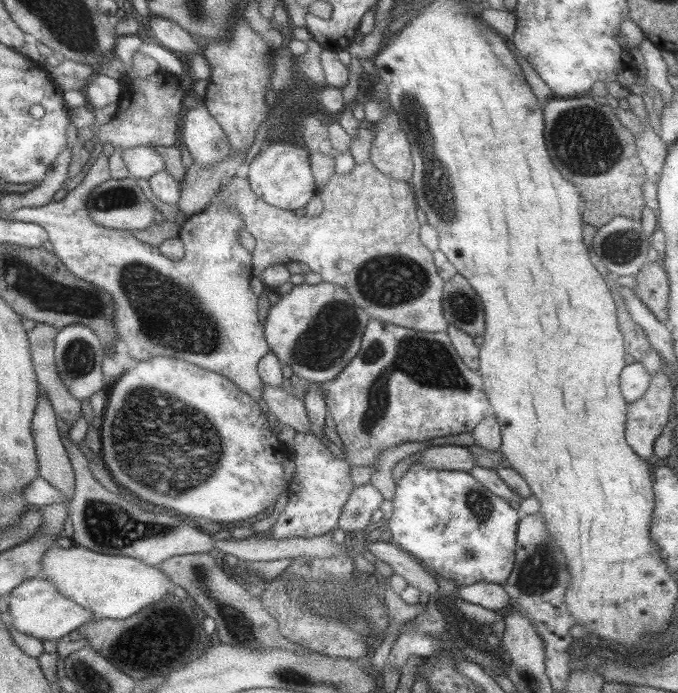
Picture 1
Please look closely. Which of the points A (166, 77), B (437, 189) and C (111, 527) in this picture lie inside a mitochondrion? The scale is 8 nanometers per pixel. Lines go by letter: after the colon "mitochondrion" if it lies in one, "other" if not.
A: other
B: mitochondrion
C: mitochondrion

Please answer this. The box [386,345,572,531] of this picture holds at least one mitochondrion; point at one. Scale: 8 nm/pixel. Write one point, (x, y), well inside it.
(478, 502)

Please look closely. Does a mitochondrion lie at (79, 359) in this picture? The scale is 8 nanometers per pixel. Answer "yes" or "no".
yes

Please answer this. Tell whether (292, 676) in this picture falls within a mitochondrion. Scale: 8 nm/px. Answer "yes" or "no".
yes

